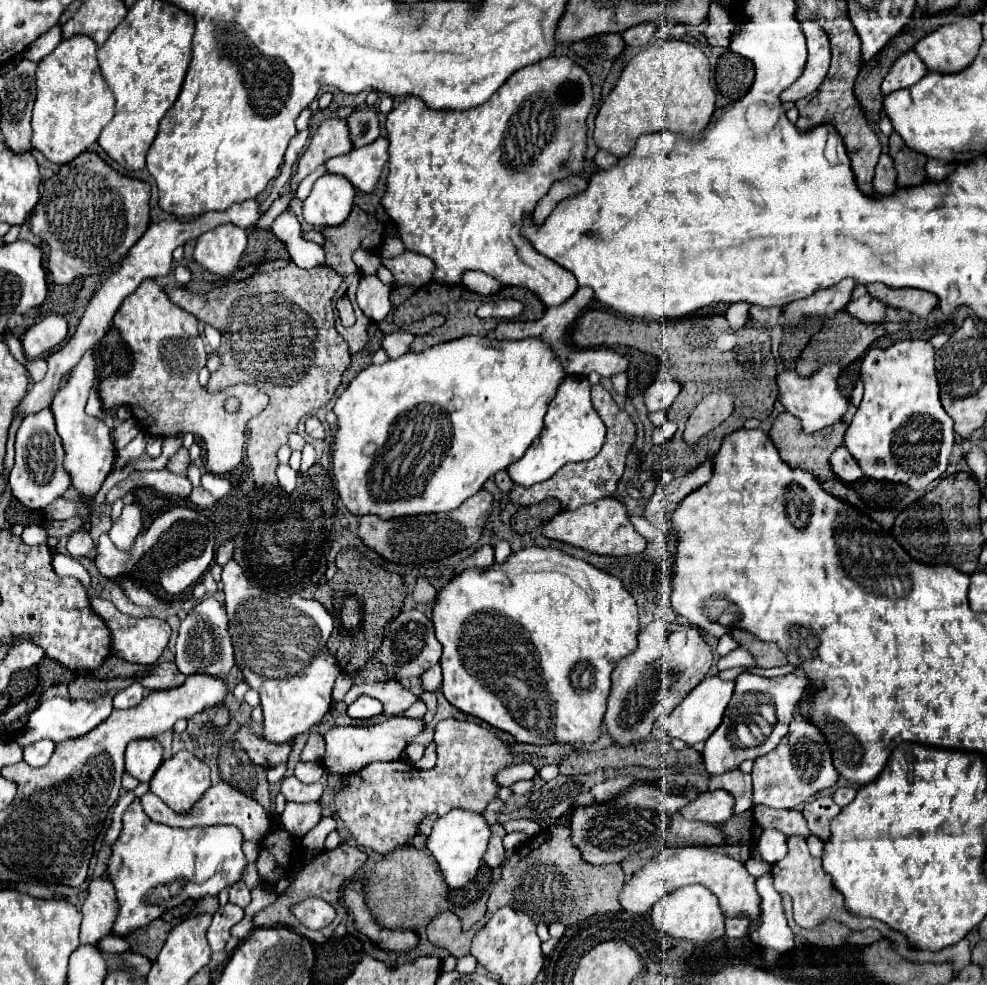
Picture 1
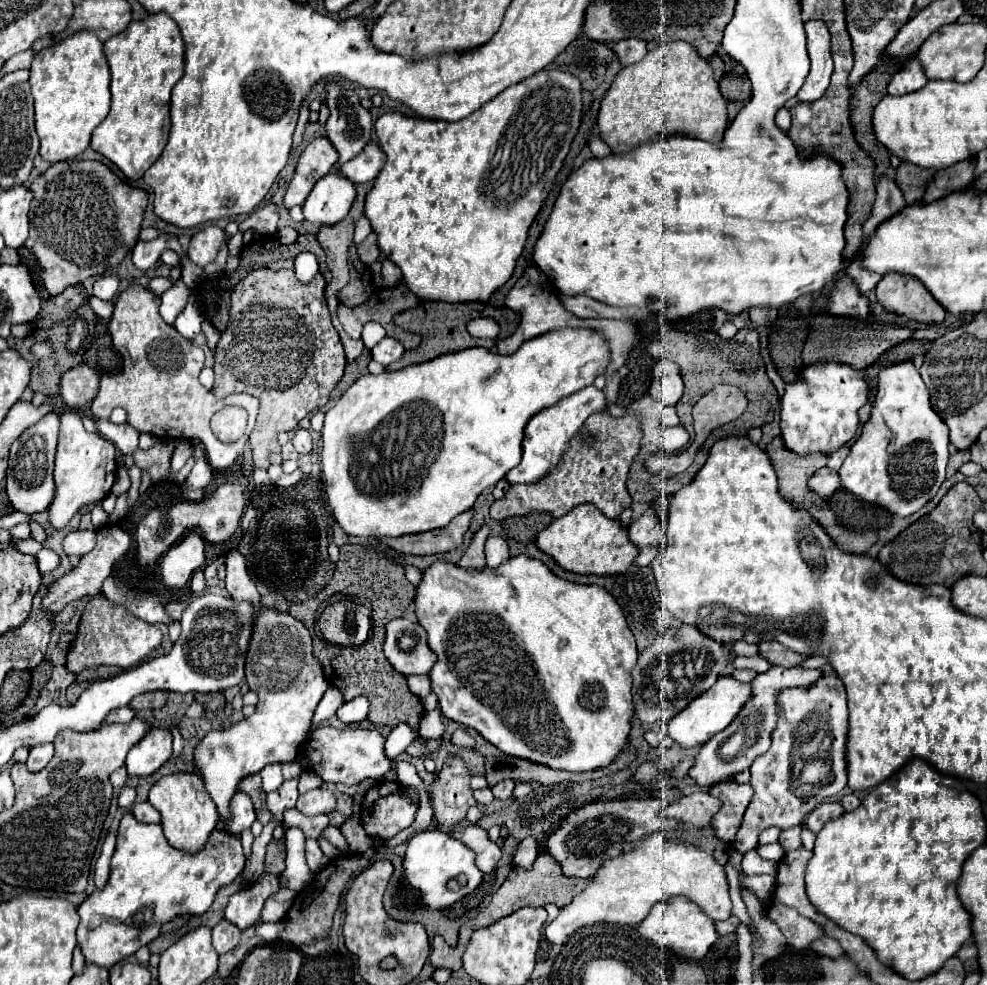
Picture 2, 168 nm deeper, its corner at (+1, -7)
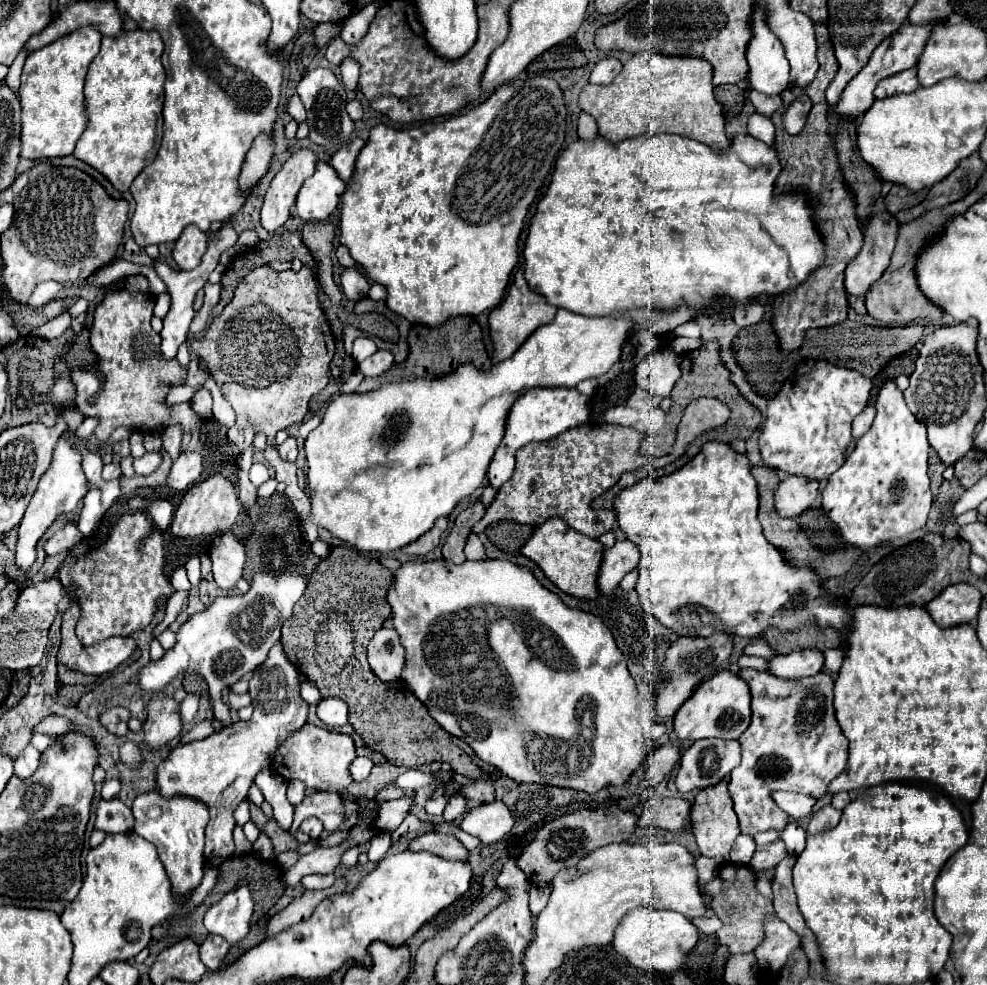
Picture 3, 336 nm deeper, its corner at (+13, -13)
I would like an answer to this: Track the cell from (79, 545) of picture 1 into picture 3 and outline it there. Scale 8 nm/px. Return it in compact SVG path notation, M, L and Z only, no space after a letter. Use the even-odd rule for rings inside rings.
M67 524L63 530L59 530L53 538L49 538L45 542L45 552L47 552L47 556L55 556L55 554L61 554L61 552L67 552L81 538L83 538L83 534L77 530L77 526L75 524Z

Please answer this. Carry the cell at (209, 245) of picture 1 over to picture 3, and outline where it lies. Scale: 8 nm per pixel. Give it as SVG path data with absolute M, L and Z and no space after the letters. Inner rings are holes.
M187 226L183 230L183 234L179 236L179 240L175 242L175 250L173 250L173 260L177 262L177 266L181 270L193 270L199 266L201 256L207 250L207 234L201 232L195 226Z

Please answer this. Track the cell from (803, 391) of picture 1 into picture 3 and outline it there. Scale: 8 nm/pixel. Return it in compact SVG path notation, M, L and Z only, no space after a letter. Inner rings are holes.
M807 360L799 364L795 378L785 382L779 394L767 406L767 420L759 436L763 464L789 474L801 474L813 480L831 476L845 460L845 450L851 444L851 422L867 406L873 382L857 370L839 368L825 360Z

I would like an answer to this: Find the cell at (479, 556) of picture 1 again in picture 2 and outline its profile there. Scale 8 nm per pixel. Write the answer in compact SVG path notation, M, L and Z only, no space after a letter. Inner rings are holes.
M483 524L471 538L469 542L469 548L465 550L459 566L463 568L483 568L485 566L485 552L483 552L483 546L485 546L485 540L489 536L489 526Z

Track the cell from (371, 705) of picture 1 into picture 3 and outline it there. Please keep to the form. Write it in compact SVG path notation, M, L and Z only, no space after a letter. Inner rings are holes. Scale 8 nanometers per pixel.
M337 698L321 700L317 704L317 716L325 726L339 728L339 726L347 724L347 704Z

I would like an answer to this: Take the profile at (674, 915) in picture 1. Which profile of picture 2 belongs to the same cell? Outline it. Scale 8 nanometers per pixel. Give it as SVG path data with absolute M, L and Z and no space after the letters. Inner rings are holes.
M681 896L655 904L653 910L649 912L649 916L637 926L637 930L643 938L653 940L661 948L671 950L677 956L681 956L685 960L693 960L693 962L703 960L707 950L719 936L715 930L715 922L711 918L707 918L707 914L703 914L703 910L699 910L699 906L695 906L693 902L689 902L687 898L681 898Z

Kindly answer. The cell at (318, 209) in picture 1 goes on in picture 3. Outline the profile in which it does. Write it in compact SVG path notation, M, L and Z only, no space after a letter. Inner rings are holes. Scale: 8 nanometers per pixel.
M319 162L317 170L311 178L307 178L299 190L297 200L297 216L303 222L309 220L323 220L337 210L341 202L341 194L345 192L347 184L335 176L335 170L327 162Z

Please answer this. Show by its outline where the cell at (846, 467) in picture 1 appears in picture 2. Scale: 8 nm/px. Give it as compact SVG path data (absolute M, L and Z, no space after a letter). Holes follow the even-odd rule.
M823 466L823 468L819 468L811 476L811 480L809 480L807 486L811 488L811 492L815 492L817 496L821 496L821 498L827 500L839 488L839 474L835 470Z

